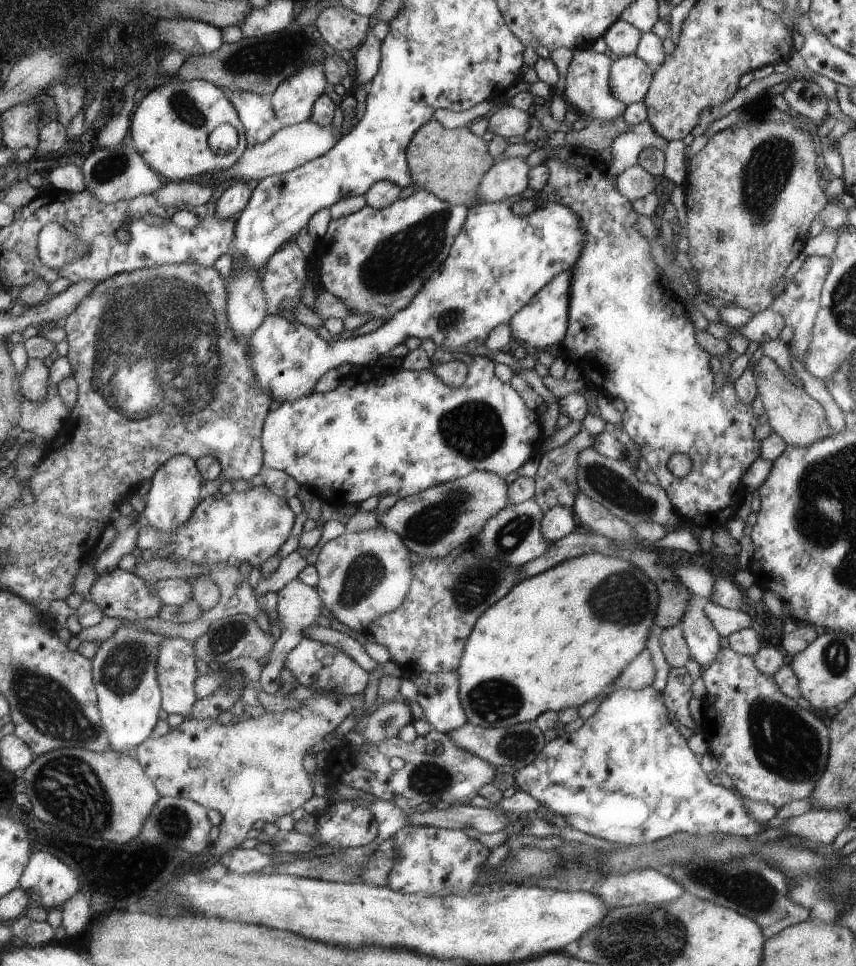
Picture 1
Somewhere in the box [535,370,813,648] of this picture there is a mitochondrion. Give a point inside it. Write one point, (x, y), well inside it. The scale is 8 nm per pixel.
(624, 597)

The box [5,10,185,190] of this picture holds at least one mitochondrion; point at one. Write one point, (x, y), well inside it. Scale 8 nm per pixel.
(108, 170)

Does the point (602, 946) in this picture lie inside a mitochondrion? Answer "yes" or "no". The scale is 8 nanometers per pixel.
yes

